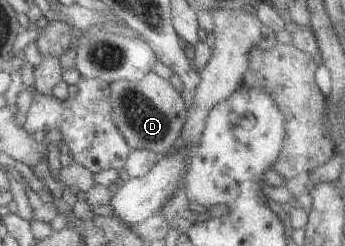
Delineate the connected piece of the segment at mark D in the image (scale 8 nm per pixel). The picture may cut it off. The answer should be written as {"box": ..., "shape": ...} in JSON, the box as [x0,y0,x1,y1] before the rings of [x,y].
{"box":[108,71,187,155],"shape":[[[149,71],[136,81],[112,80],[108,84],[108,99],[111,105],[111,120],[118,128],[131,150],[147,149],[164,155],[165,151],[181,134],[187,107],[182,96],[172,84],[154,72]]]}

